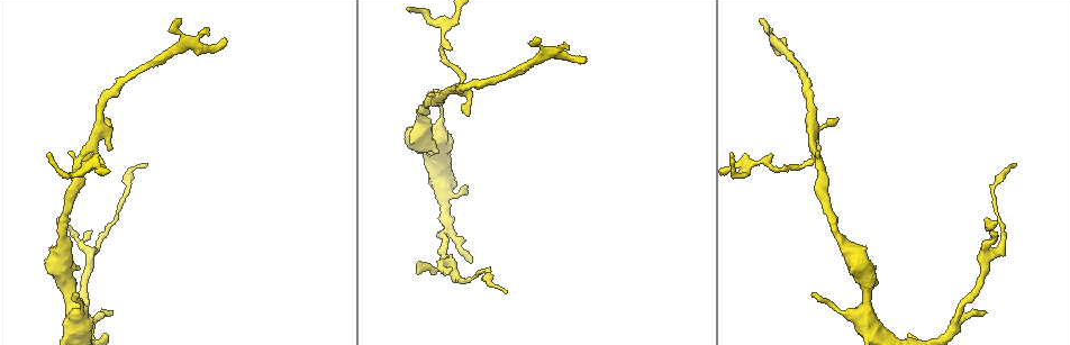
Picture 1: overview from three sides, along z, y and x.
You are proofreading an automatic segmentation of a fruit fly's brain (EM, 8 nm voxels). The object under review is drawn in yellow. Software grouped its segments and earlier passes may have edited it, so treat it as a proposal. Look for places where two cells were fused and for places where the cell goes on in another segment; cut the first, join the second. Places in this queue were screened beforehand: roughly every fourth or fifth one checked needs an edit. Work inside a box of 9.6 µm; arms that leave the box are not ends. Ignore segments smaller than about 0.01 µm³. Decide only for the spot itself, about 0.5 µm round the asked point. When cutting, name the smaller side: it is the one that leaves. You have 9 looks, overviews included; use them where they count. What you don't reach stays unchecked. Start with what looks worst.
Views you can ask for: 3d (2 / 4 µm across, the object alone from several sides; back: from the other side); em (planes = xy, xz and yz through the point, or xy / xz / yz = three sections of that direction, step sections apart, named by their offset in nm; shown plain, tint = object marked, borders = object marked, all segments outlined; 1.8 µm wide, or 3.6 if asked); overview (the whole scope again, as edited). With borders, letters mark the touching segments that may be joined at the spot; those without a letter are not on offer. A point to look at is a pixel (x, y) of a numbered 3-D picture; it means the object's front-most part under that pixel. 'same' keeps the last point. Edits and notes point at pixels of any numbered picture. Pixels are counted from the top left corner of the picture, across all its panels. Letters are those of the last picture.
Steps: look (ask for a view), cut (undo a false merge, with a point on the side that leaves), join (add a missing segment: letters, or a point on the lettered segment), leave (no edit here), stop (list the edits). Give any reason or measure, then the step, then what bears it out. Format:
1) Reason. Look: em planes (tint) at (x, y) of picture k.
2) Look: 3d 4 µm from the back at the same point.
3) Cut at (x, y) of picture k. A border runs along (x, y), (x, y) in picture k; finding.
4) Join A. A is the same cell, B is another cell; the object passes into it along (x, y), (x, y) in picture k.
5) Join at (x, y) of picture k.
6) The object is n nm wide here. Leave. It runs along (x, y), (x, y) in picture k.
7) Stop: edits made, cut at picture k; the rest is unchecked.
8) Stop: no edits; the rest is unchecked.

Arms part here. Look: 3d 2 µm at (989, 254) of picture 1.

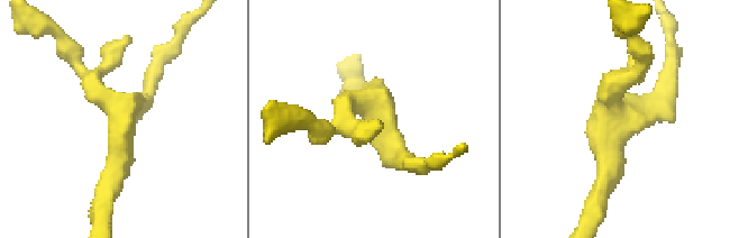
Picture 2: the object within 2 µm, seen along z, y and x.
Look: em xz step 8 (tint) at (619, 114) of picture 2.

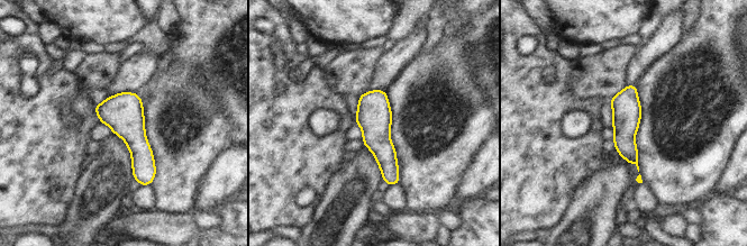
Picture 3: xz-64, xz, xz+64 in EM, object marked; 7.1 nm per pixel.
Look: em planes (borders) at the same point.

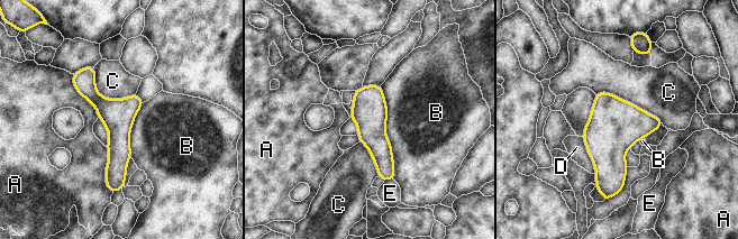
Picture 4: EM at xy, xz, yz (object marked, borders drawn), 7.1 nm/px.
The object is 220 nm wide here. Leave. A, B, C, D and E are other cells; all the same cell.

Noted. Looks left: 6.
Three-way junction. Look: em planes (plain) at (864, 305) of picture 1.

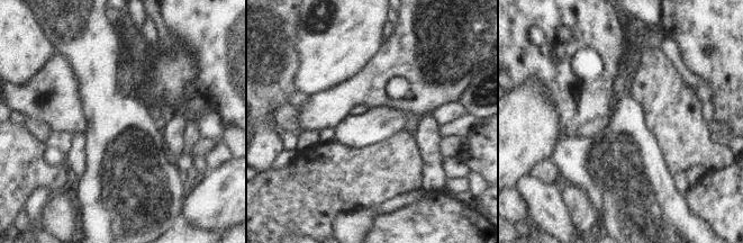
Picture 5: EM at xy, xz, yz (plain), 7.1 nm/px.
Look: em planes (tint) at the same point.

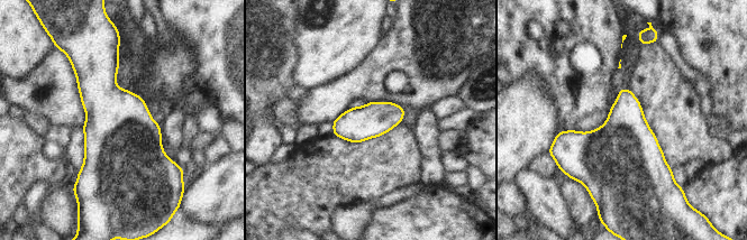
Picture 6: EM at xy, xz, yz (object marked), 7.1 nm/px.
What lies round it. Look: em planes (borders) at the same point.

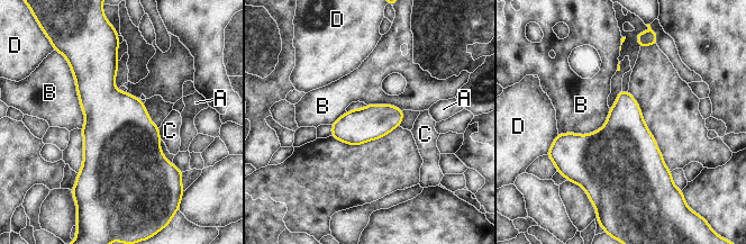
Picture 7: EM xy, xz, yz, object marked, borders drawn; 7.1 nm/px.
The object is 240 nm wide here. Leave. A, B, C and D are other cells; a border runs along (66, 61), (84, 116), (81, 128) in picture 7; all the same cell.

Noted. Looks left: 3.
An open end. Look: 3d 4 µm at (178, 20) of picture 1.

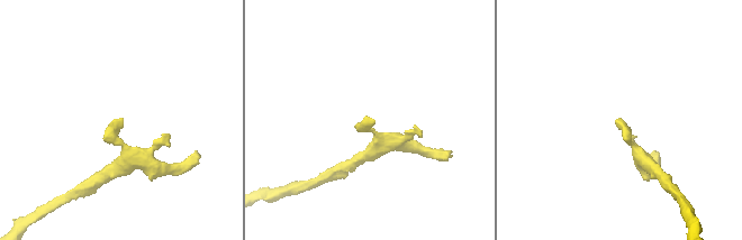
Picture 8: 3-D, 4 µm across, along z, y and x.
Look: em 3.6 µm xy step 8 (tint) at (121, 119) of picture 8.

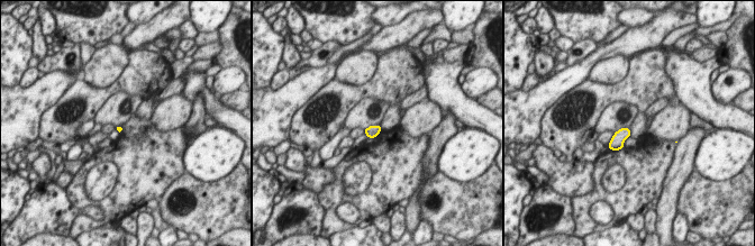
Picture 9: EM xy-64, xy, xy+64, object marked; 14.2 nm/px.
What lies round it. Look: em 3.6 µm xy step 8 (borders) at the same point.

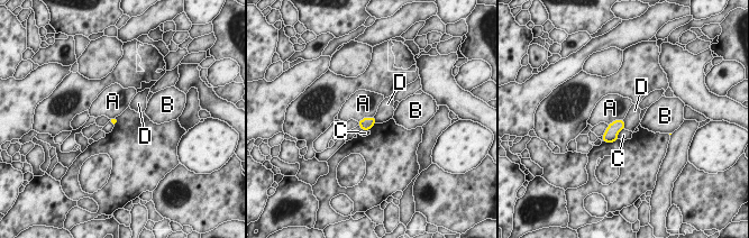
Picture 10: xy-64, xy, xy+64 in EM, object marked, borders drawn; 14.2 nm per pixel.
Leave. A, B, C and D are other cells; a border runs along (373, 116), (365, 117), (358, 122) in picture 10; no lettered segment goes on from it.

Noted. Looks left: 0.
Stop: no edits; the rest is unchecked.

